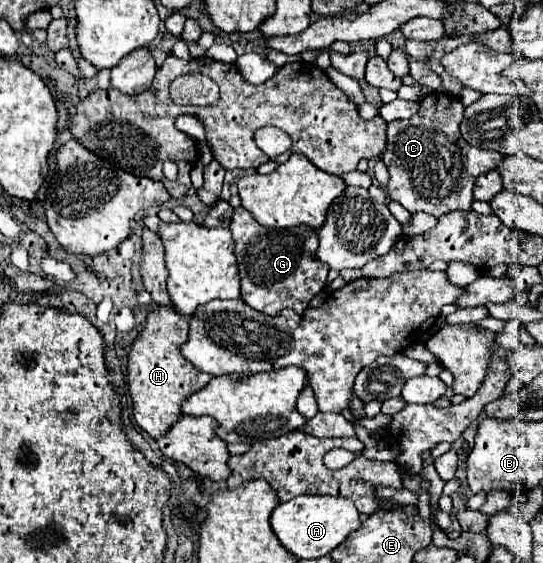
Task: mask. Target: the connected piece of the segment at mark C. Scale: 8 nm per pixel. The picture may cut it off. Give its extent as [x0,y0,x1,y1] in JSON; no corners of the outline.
[382,91,504,217]

